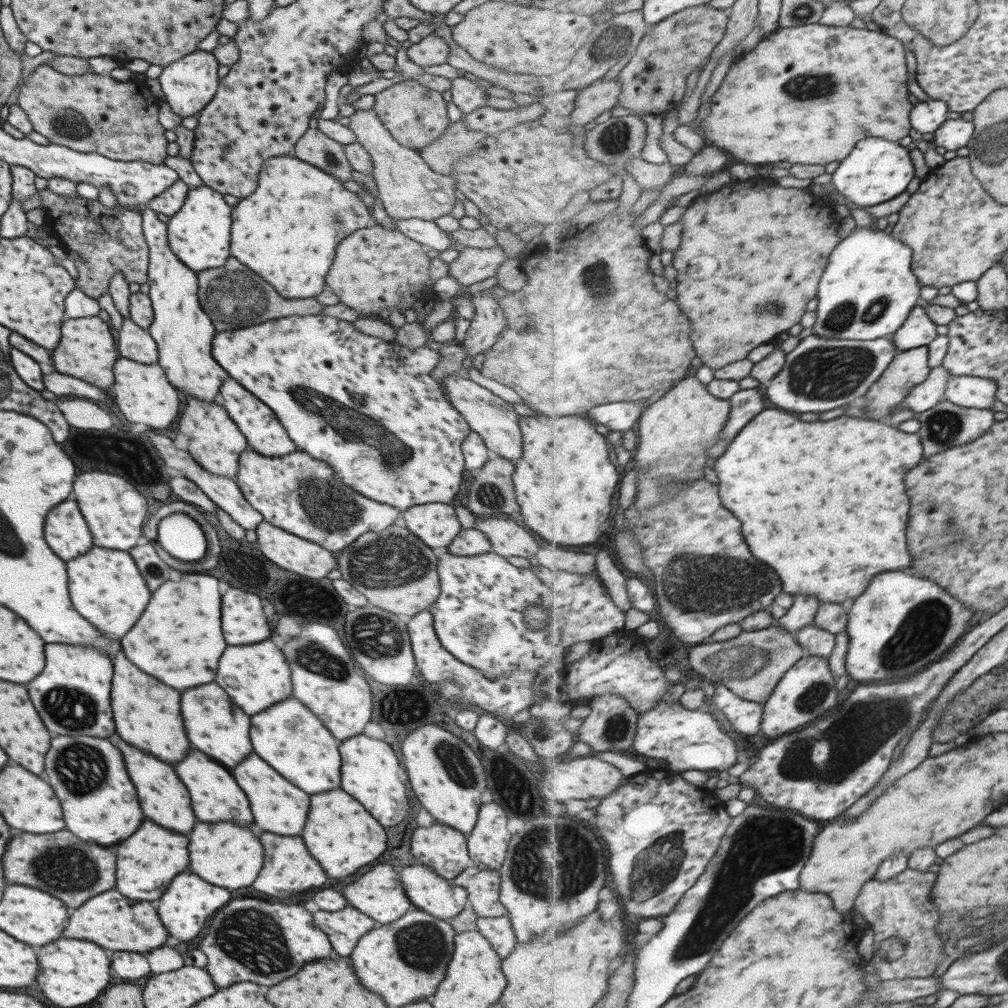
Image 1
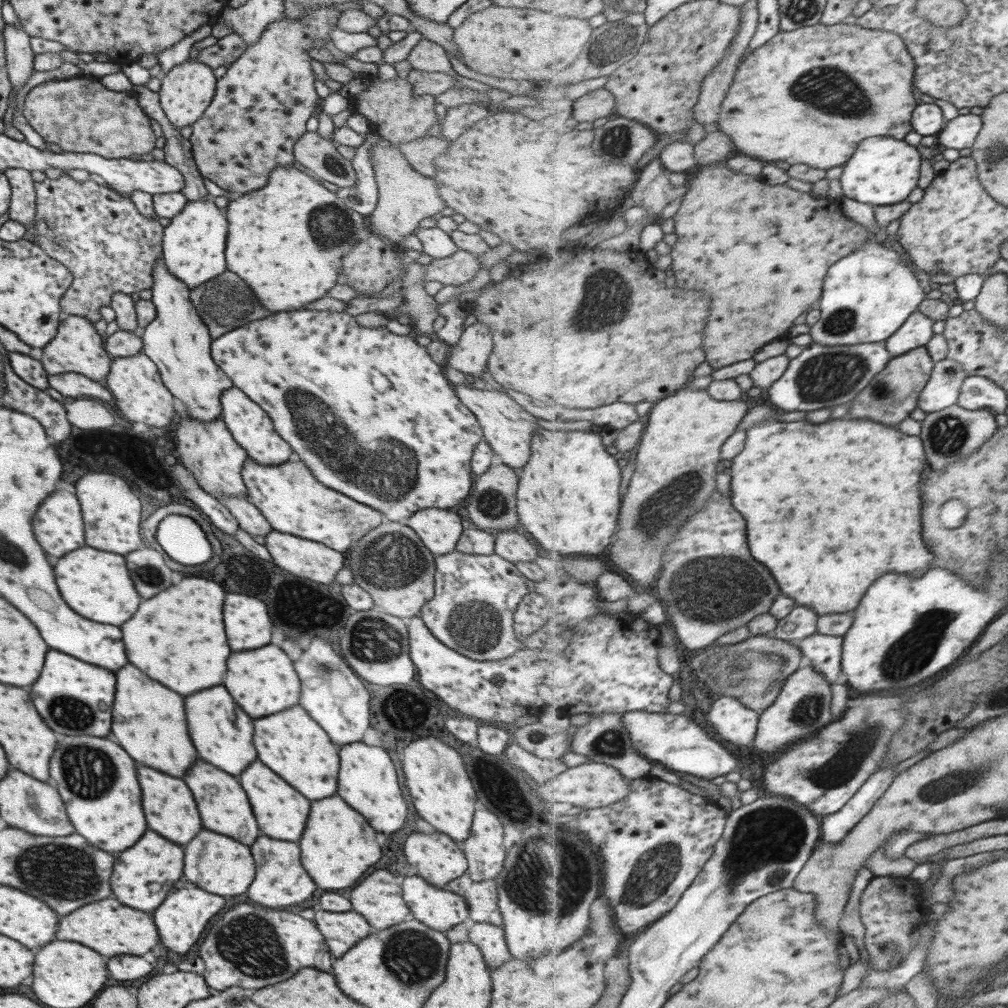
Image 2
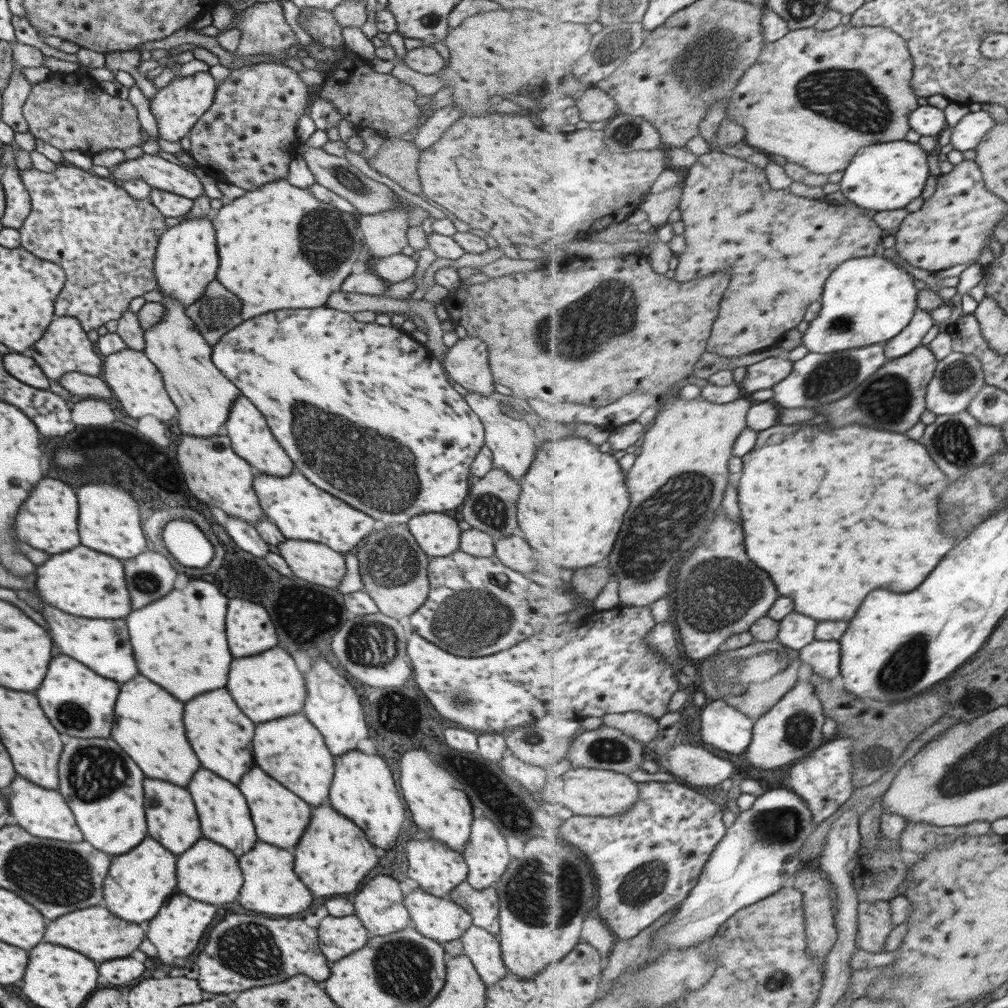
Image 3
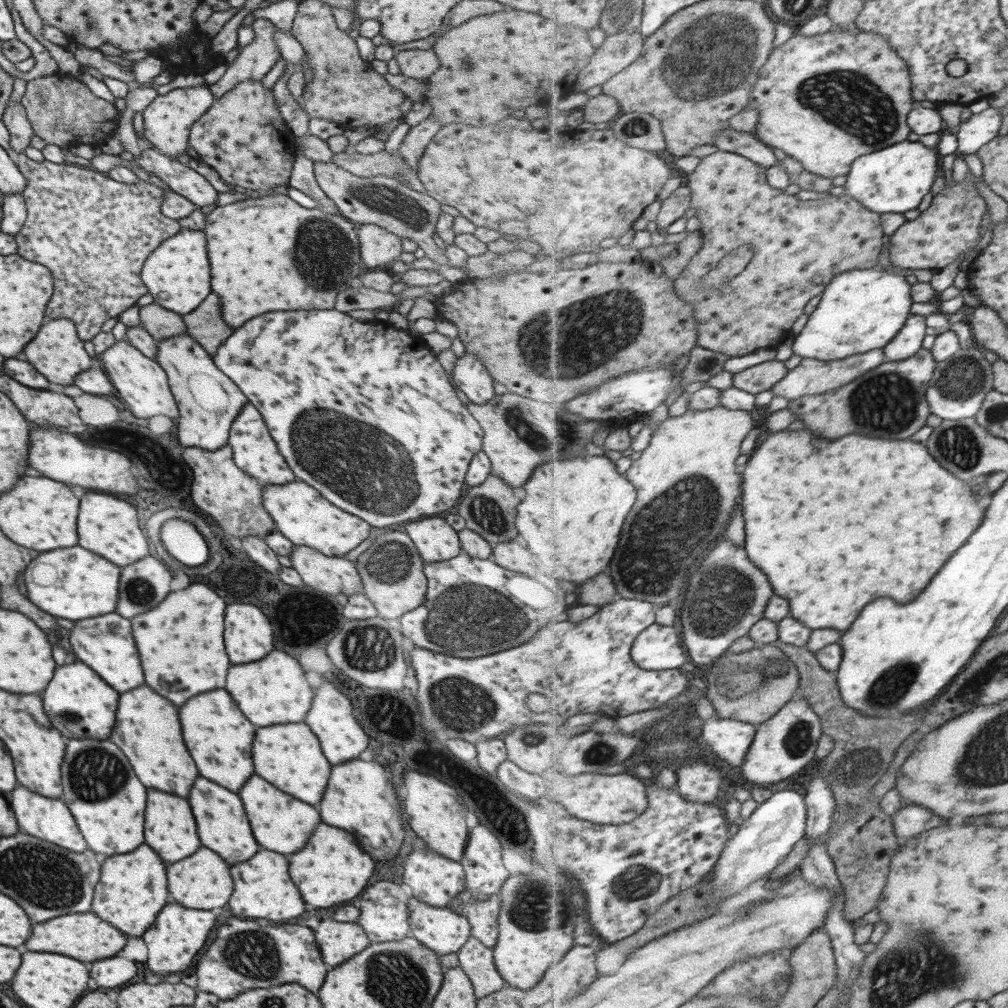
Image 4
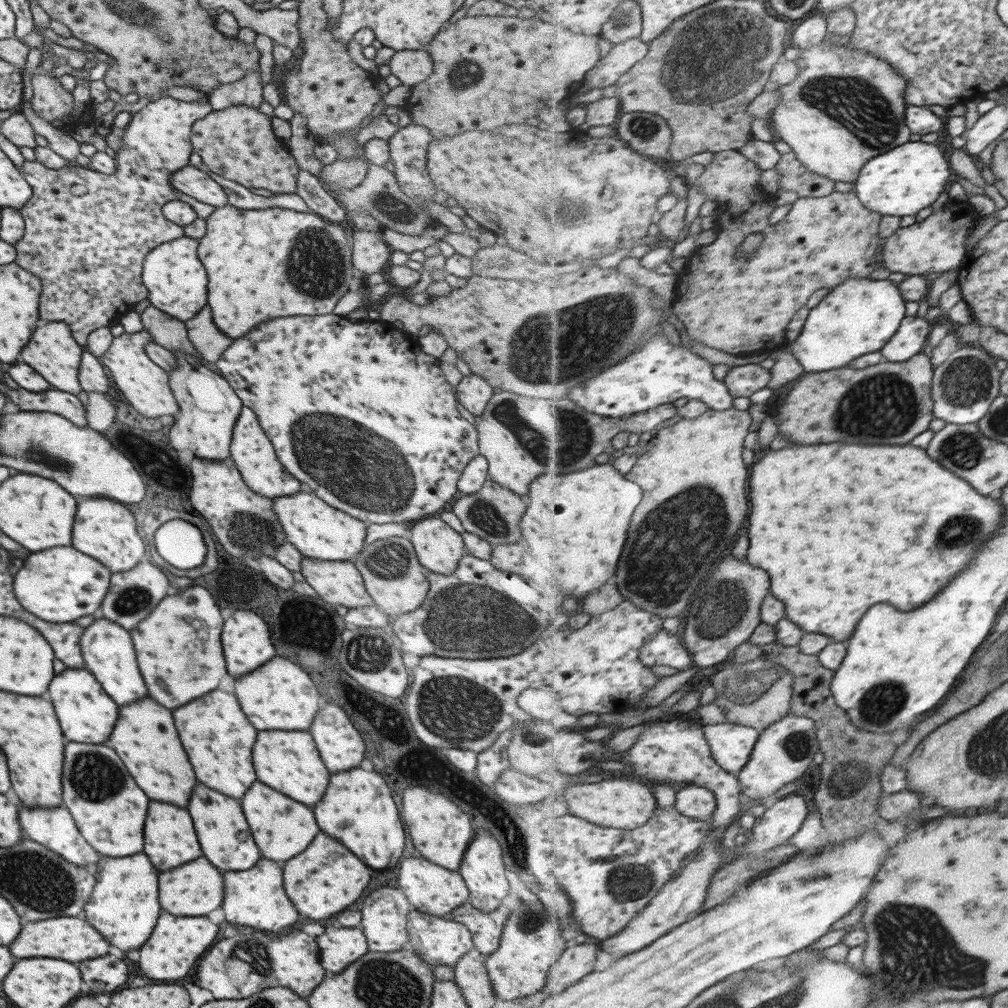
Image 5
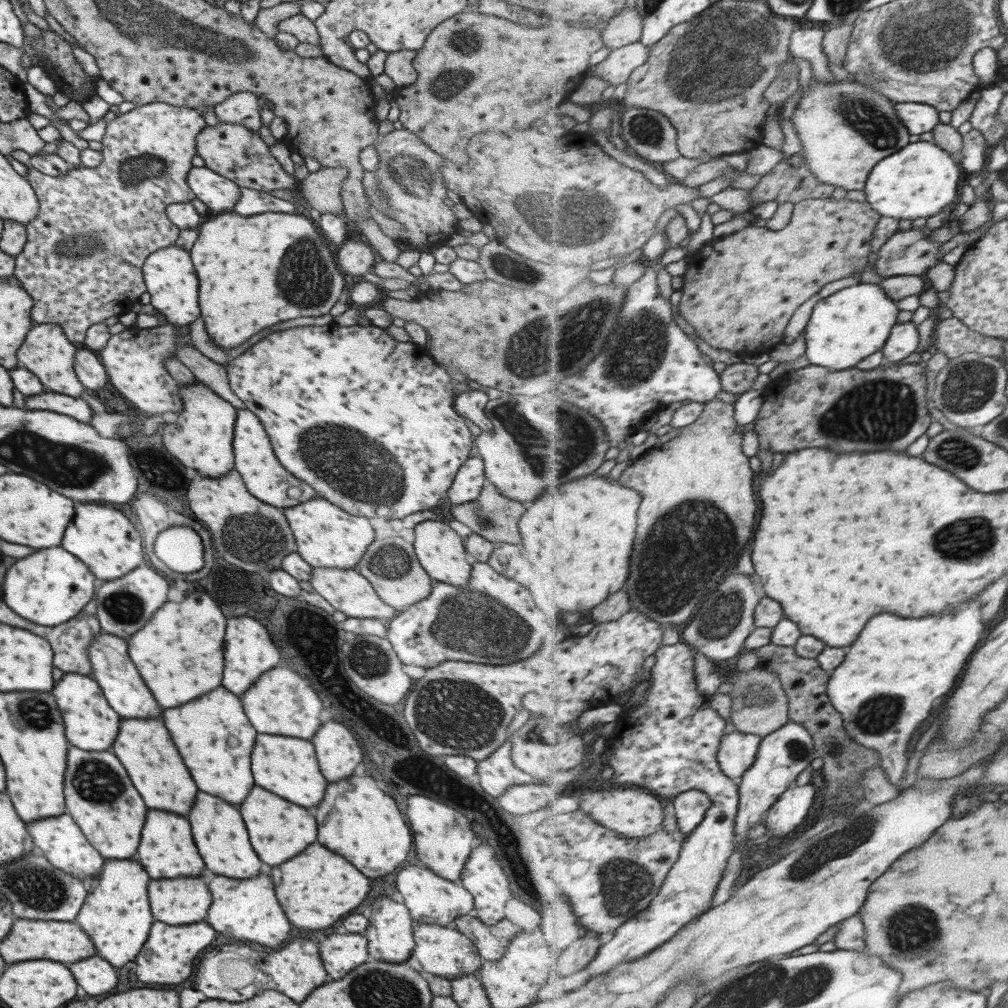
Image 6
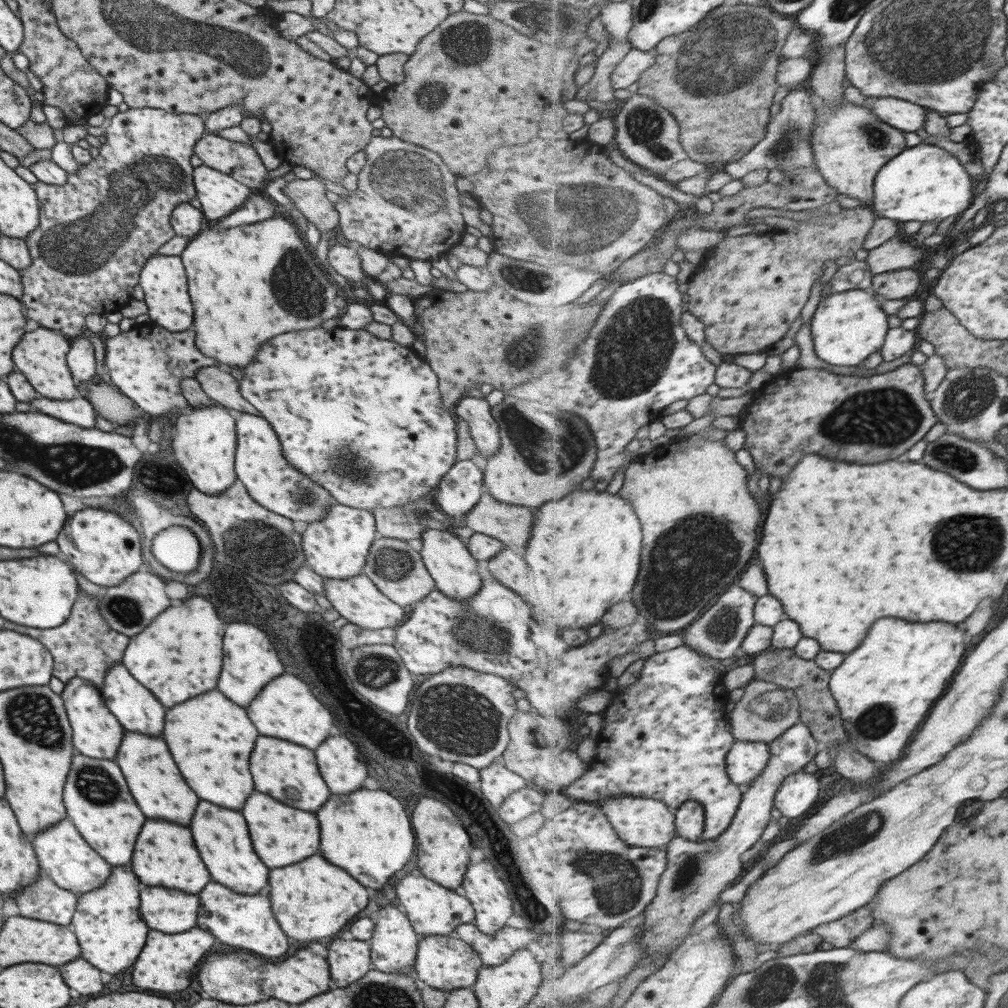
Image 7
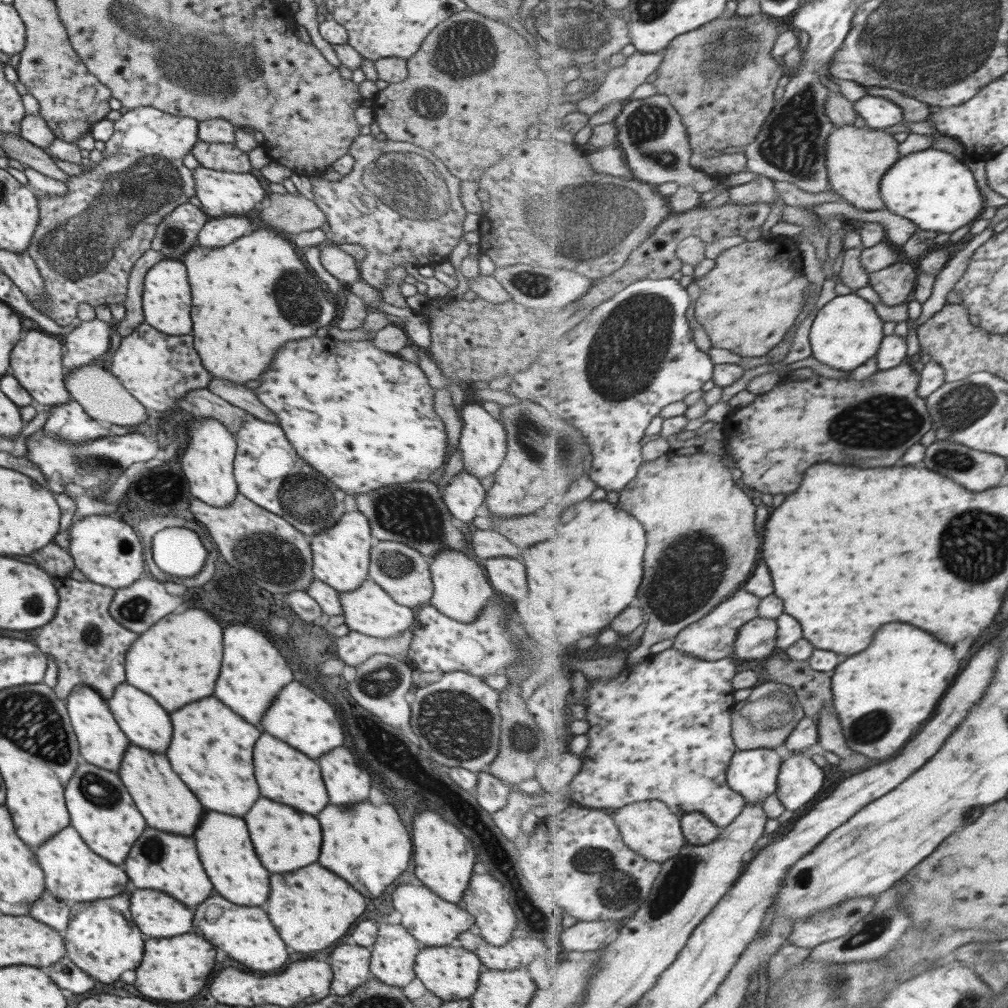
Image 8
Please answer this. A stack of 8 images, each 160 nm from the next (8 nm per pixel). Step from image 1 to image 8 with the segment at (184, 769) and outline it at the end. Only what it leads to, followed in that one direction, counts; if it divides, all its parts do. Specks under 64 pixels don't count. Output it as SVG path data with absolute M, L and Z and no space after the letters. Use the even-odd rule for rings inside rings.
M205 810L201 822L195 828L193 838L203 870L209 876L213 890L219 896L242 907L260 907L266 901L269 894L269 886L267 886L269 872L259 864L241 818Z

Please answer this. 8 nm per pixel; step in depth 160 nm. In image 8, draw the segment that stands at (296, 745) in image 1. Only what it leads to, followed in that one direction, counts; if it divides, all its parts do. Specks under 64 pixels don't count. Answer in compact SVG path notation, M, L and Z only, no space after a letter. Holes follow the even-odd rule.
M261 734L253 746L253 774L263 798L287 804L299 812L315 816L323 806L329 804L325 786L319 776L317 764L298 750L289 748L285 742L275 740L273 735Z

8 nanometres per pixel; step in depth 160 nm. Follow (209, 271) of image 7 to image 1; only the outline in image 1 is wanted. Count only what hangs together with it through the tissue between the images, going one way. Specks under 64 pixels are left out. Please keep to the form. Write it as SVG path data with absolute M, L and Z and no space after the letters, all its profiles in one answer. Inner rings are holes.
M293 156L268 157L261 163L256 177L254 191L232 207L230 256L253 270L283 298L317 296L325 288L324 278L334 259L337 243L348 234L365 228L371 211L355 193L346 190L338 178Z

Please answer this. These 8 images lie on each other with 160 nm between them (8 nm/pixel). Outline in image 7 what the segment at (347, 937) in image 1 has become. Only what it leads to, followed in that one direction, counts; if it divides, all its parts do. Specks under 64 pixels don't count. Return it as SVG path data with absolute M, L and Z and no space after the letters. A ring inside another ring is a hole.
M333 940L327 946L325 960L331 976L329 988L343 988L372 968L370 948L361 940Z

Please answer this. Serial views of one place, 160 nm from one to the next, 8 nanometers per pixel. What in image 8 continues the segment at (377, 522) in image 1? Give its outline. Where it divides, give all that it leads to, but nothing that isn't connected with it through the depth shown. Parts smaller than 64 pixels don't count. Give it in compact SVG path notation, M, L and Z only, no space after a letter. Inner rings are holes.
M357 509L345 511L329 528L313 535L308 542L314 578L324 582L337 593L357 588L368 578L369 551L373 542L365 516Z

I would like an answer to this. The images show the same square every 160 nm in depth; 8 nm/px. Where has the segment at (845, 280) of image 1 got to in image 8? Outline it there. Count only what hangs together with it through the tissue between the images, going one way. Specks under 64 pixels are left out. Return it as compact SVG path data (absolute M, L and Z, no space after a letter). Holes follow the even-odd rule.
M854 292L837 295L817 311L810 333L813 356L837 370L853 371L879 352L885 338L883 326L884 320L877 312L876 305Z

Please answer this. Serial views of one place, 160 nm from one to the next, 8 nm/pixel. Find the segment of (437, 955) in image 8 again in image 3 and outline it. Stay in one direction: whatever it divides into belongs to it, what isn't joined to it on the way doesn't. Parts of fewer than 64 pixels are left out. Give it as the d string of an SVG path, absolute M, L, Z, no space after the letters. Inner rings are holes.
M419 887L402 896L402 903L410 918L409 925L439 945L459 939L472 924L464 908L449 898L423 892Z

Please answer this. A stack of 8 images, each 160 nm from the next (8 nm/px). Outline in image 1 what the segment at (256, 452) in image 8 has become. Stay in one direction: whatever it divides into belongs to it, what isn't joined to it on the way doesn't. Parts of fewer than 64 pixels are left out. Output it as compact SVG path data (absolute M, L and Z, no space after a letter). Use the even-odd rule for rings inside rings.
M231 377L225 378L219 386L216 401L227 411L229 418L237 425L239 432L246 438L248 448L263 456L278 457L296 450L295 444L287 436L285 429L277 420L274 412L256 396L242 388Z

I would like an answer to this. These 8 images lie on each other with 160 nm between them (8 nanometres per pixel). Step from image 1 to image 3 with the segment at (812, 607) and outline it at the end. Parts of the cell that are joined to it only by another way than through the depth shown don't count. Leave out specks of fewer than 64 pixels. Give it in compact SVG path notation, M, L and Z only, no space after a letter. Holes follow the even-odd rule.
M793 612L780 620L780 631L778 637L786 647L800 651L816 639L818 624L815 618Z

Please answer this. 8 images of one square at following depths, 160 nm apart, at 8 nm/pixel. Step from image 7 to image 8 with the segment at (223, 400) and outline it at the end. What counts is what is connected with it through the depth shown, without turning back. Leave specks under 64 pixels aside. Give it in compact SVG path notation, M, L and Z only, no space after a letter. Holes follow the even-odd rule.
M212 377L208 382L206 390L226 400L229 404L244 410L255 419L269 421L277 425L276 416L263 406L253 394L253 390L245 388L244 385L235 384L230 380Z

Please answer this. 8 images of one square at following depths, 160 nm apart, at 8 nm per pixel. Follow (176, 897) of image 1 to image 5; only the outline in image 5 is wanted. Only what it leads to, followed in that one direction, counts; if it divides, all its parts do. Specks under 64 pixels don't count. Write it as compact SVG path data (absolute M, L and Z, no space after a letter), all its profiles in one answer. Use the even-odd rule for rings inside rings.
M163 914L157 917L157 924L145 940L143 950L139 950L141 958L137 962L143 976L153 980L179 980L187 974L187 970L195 964L195 960L207 950L207 946L215 940L217 926L211 924L206 916L171 916Z

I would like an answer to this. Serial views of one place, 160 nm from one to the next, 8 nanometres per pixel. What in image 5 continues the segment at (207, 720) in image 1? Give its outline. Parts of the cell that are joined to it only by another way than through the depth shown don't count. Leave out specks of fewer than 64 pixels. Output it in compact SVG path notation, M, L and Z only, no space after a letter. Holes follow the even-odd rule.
M221 690L207 692L205 696L173 710L173 720L197 780L225 796L241 798L249 784L255 782L249 756L249 750L255 742L255 730L243 718L235 696Z

